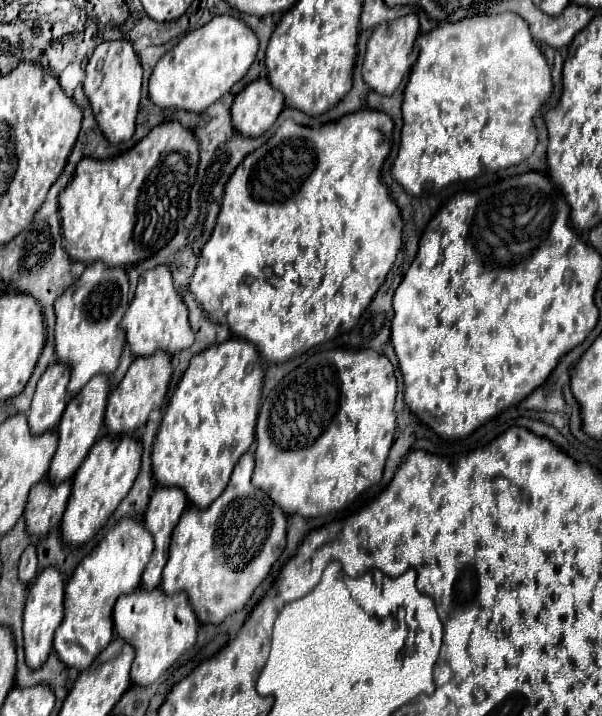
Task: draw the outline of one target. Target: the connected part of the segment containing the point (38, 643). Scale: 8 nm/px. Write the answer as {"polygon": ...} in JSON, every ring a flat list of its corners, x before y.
{"polygon":[[46,568,30,586,24,608,24,652,28,668,38,670,48,660,52,650,52,638,62,618,64,618,64,578,56,568]]}

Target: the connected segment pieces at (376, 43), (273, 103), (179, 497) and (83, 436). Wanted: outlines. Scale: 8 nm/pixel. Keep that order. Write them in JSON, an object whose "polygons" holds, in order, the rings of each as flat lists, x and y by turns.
{"polygons":[[[414,14,390,20,380,24,370,40,368,40,368,48,366,48,366,56,364,56,364,64,362,64,362,76,364,82,376,90,378,94,394,94,394,90,400,86,404,74,412,68,412,64,416,62,418,56,418,48,414,48,414,40,418,36,418,18]],[[266,78,250,82,232,104,232,126,248,138,262,136,284,108,284,96]],[[158,486,144,512,144,528,154,538,154,552,142,576,142,588,158,588,162,580,162,570,168,562,168,546,174,526,178,524,182,512,186,510,186,494,180,488]],[[94,376,94,380,90,380,90,384,86,384,86,388,82,388,82,392,72,396,72,400,68,402,66,412,62,414,62,420,56,430,58,432,58,448,56,448,56,454,52,458,52,464,50,464,50,470,46,476,50,480,50,484,60,484,64,480,70,480,76,474,82,460,88,456,88,450,100,436,100,430,104,424,104,408,106,408,108,394,110,394,108,378]]]}

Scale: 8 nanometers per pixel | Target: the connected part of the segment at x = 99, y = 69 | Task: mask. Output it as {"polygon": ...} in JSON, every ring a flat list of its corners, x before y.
{"polygon":[[130,40,102,42,86,64,84,94,90,100,96,122,110,144,126,142,134,134,136,114,140,106,140,82,142,82,142,66]]}

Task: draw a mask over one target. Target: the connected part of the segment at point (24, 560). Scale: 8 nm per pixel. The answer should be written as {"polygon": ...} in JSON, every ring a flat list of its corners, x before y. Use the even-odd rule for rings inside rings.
{"polygon":[[30,544,20,558,20,572,18,578,22,580,22,584,30,584,38,574,38,558,36,558,36,548]]}

